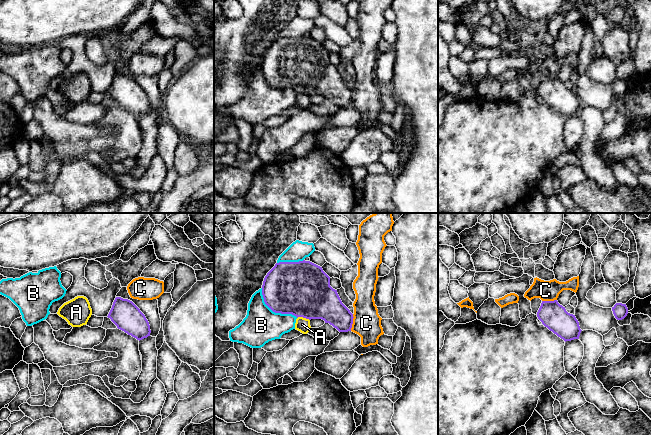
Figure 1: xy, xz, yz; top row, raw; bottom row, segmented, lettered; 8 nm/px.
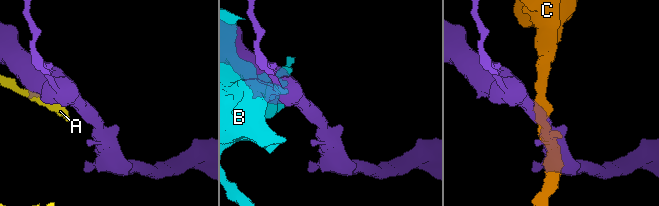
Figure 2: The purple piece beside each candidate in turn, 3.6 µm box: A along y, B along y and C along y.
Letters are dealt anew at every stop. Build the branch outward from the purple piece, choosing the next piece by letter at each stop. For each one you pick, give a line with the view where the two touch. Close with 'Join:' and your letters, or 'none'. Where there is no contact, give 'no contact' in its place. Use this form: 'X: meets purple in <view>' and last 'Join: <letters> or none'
Join: none

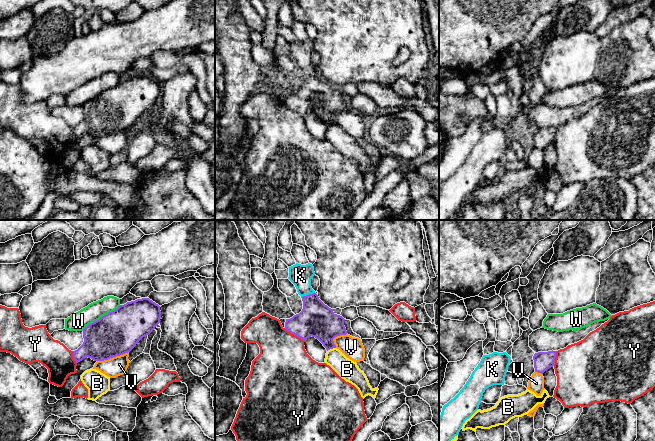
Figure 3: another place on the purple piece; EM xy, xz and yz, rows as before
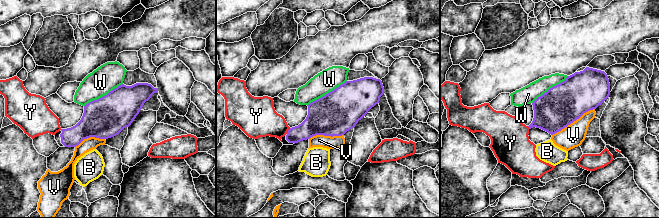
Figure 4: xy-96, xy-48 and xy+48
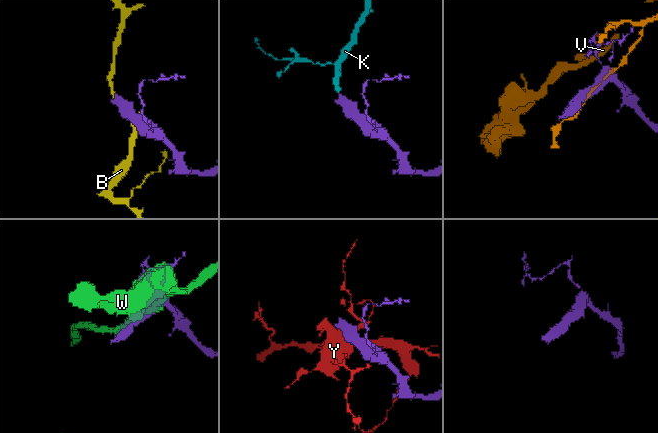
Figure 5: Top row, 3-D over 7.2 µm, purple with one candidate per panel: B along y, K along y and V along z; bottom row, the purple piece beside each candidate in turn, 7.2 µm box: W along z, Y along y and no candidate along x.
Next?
K: meets purple in xz
Join: K

